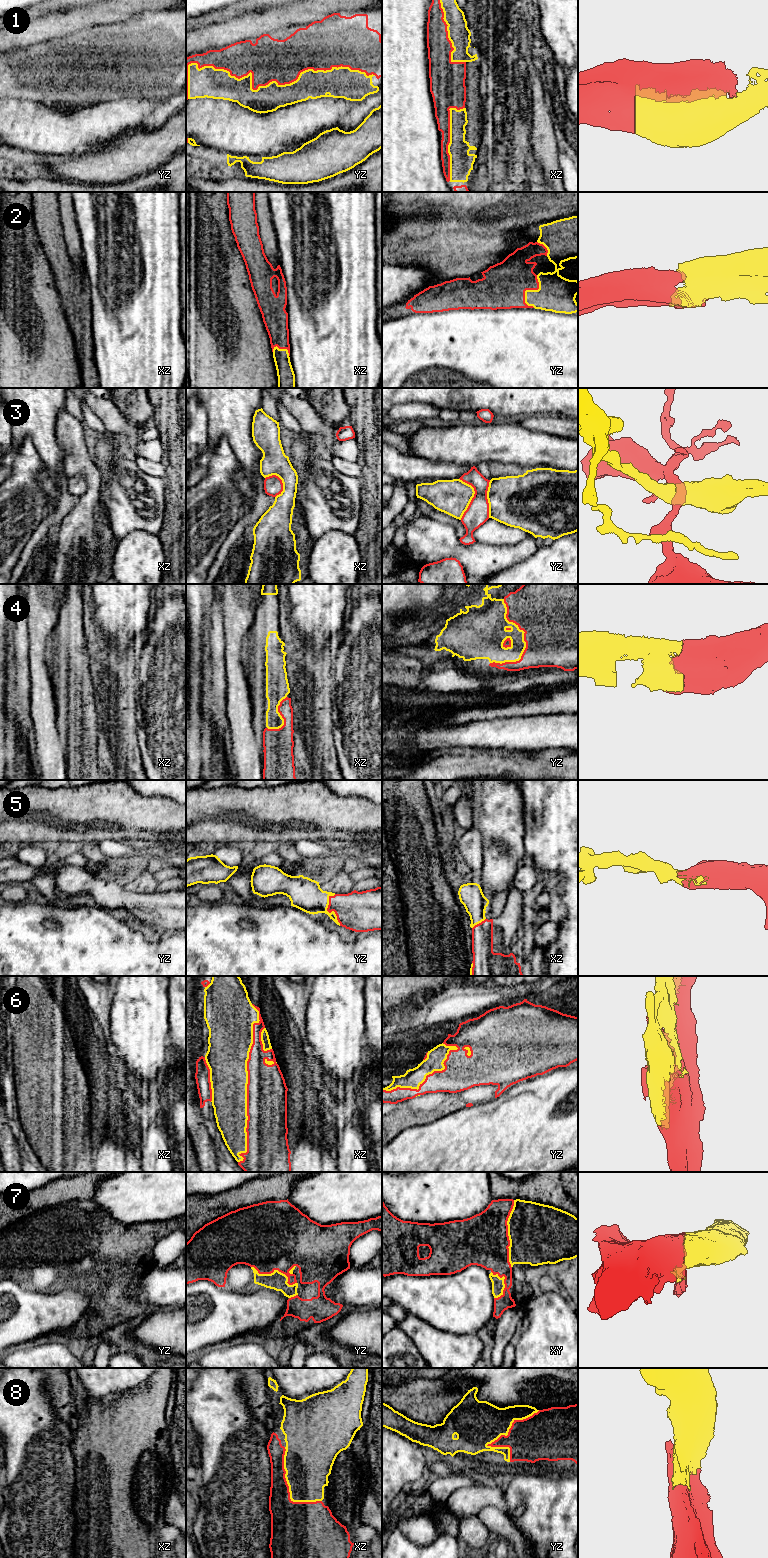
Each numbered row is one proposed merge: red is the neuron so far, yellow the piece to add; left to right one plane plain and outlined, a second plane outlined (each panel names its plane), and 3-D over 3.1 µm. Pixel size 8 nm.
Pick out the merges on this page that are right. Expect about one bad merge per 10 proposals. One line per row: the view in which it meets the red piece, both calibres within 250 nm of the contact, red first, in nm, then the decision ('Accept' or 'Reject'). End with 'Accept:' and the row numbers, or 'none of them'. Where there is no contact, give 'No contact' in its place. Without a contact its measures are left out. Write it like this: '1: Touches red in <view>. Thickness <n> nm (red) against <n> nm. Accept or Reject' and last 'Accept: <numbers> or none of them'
1: Touches red in yz. Thickness 340 nm (red) against 220 nm. Accept
2: Touches red in yz. Thickness 360 nm (red) against 280 nm. Accept
3: Touches red in yz. Thickness 190 nm (red) against 280 nm. Reject
4: Touches red in yz. Thickness 500 nm (red) against 190 nm. Accept
5: Touches red in yz. Thickness 320 nm (red) against 260 nm. Accept
6: Touches red in xz. Thickness 320 nm (red) against 320 nm. Accept
7: Touches red in xy. Thickness 420 nm (red) against 480 nm. Accept
8: Touches red in yz. Thickness 360 nm (red) against 360 nm. Accept
Accept: 1, 2, 4, 5, 6, 7, 8

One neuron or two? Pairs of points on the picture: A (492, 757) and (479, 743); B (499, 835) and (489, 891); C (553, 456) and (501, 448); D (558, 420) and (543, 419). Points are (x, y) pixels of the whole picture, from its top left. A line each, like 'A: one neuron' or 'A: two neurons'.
A: two neurons
B: one neuron
C: one neuron
D: one neuron

